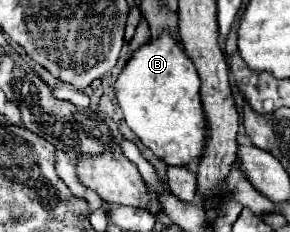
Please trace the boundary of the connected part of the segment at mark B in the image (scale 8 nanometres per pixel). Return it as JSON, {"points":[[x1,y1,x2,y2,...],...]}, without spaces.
{"points":[[168,32,144,42,124,64,116,82,116,100,130,130,160,160,188,166,200,158,206,138,206,120,200,104,200,78,182,44]]}

